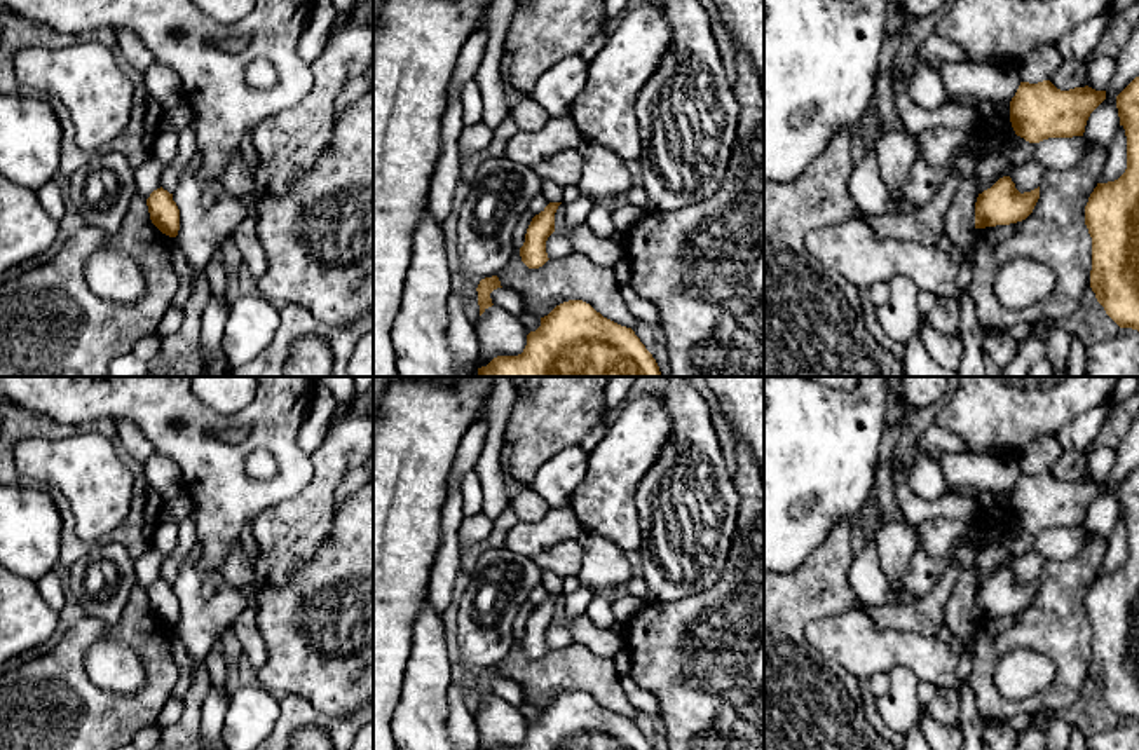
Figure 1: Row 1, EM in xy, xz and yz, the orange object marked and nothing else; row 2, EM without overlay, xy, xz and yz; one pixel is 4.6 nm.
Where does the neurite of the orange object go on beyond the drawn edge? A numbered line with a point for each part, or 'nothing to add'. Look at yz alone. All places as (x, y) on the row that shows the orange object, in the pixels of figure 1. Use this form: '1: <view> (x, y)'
nothing to add

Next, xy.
nothing to add

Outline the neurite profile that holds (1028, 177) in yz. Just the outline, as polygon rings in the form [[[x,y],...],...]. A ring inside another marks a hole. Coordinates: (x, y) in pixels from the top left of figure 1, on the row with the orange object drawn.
[[[1027,160],[1022,166],[1012,166],[1010,178],[1015,188],[1024,194],[1038,188],[1045,173],[1047,169],[1038,160]]]

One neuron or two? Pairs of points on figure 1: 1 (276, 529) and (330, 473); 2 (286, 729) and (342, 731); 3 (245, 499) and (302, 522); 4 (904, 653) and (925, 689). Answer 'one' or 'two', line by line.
1: one
2: one
3: two
4: two

